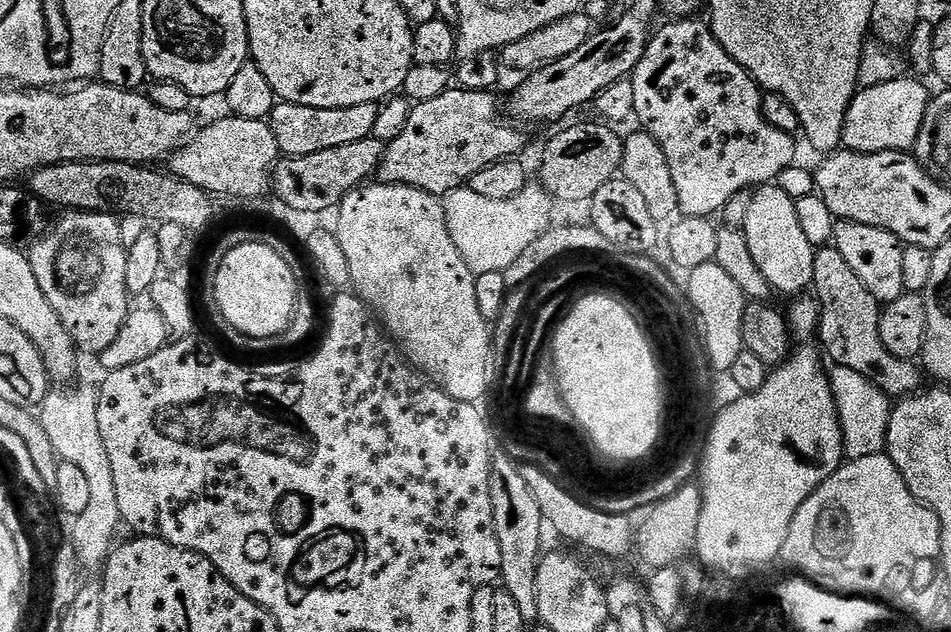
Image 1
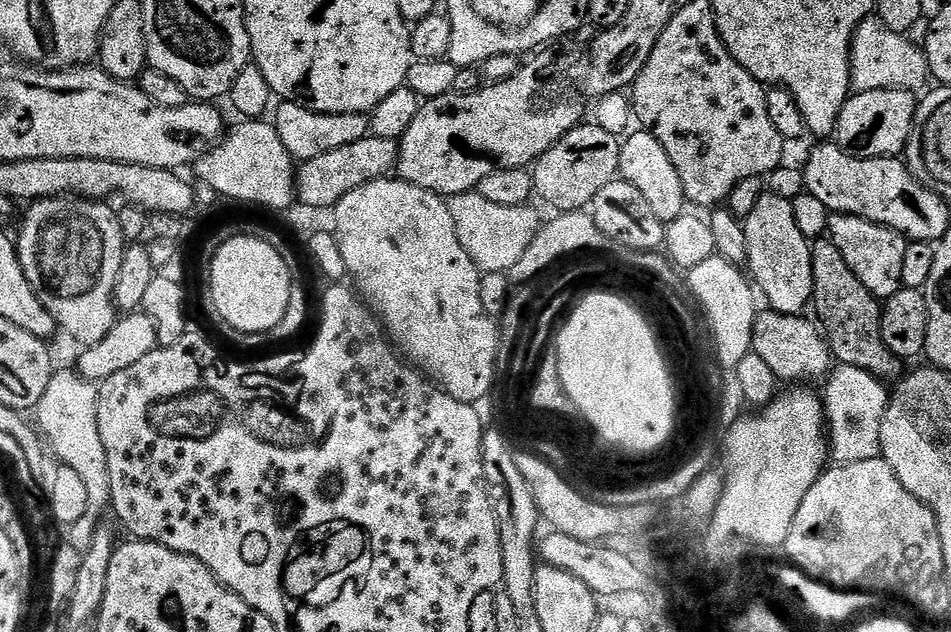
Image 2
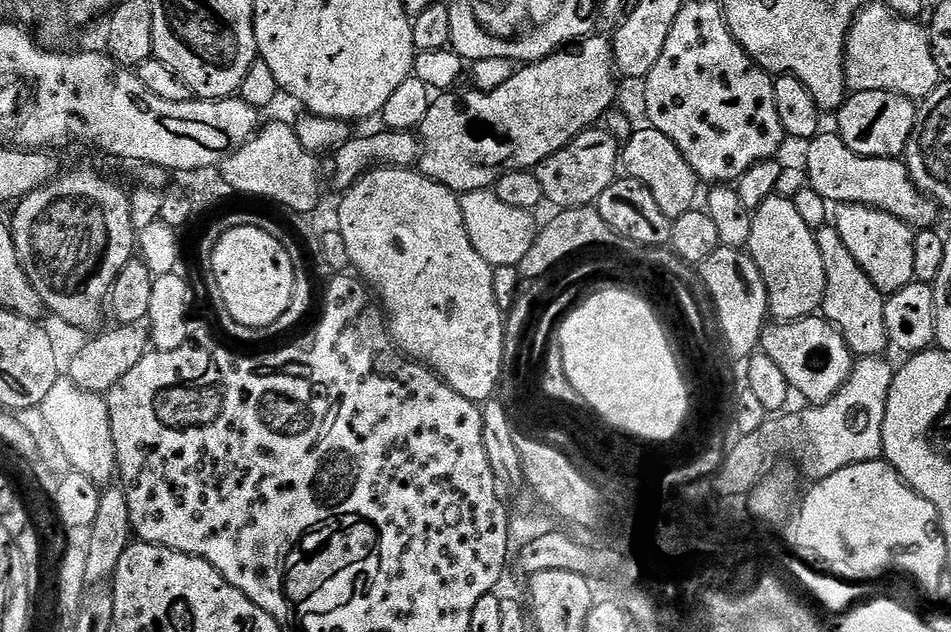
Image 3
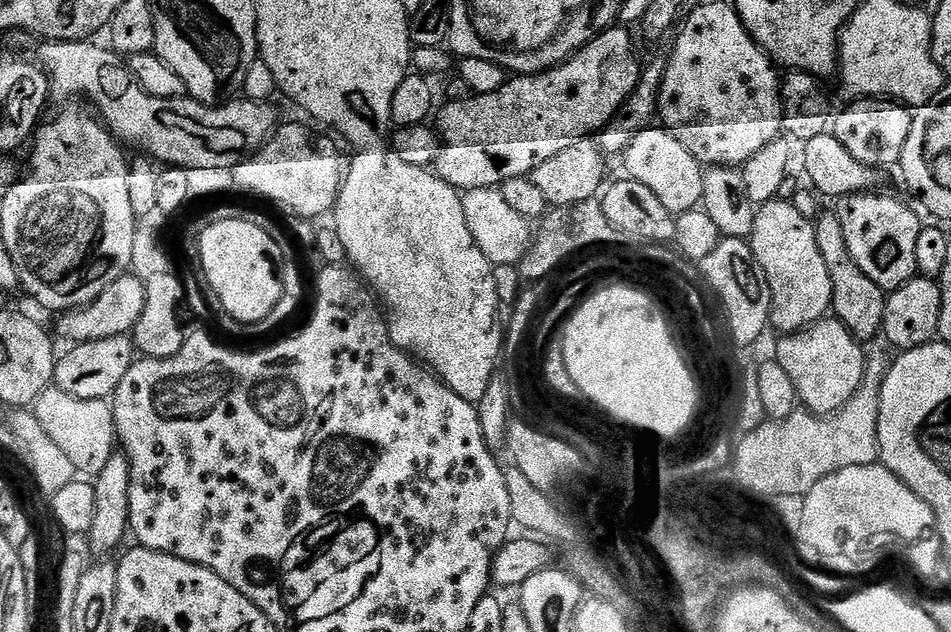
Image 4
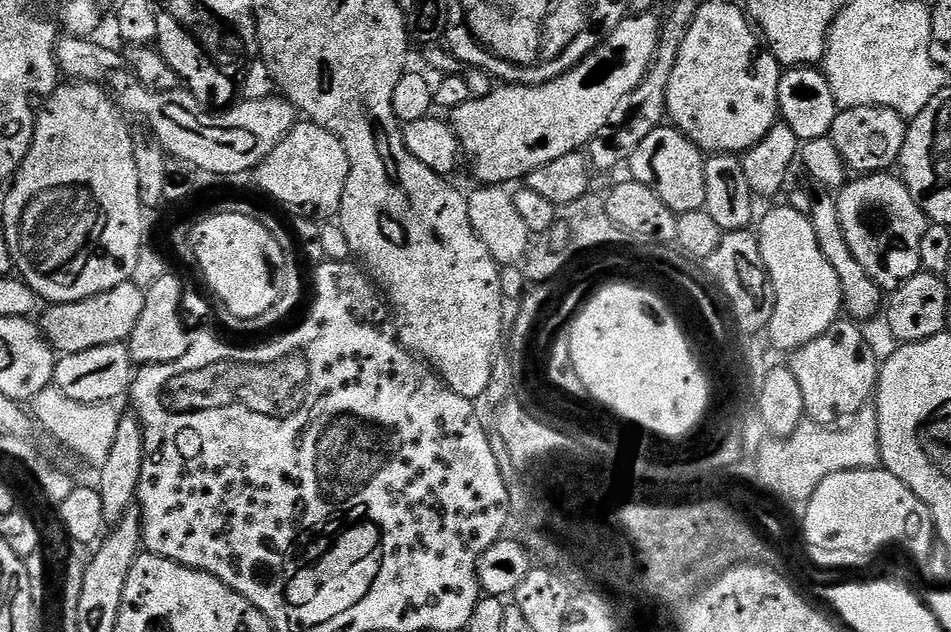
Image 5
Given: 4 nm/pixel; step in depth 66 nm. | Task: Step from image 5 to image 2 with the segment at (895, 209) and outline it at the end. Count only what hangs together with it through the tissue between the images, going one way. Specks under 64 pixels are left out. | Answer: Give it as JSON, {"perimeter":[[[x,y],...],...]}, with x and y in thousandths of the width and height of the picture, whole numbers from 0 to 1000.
{"perimeter":[[[875,339],[871,343],[871,366],[877,389],[887,408],[894,427],[915,459],[915,465],[928,478],[944,465],[948,454],[948,418],[953,410],[953,389],[956,381],[938,361],[915,351],[905,342]]]}

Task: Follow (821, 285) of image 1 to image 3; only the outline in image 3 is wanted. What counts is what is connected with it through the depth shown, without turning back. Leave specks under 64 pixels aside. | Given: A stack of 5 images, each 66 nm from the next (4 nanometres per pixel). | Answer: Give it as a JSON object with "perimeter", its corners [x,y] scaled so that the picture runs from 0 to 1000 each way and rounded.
{"perimeter":[[[868,358],[858,367],[860,396],[864,402],[864,421],[869,427],[869,459],[864,464],[864,498],[890,535],[890,547],[897,565],[931,562],[935,555],[930,495],[931,464],[915,446],[913,435],[902,421],[898,402],[890,396],[890,383],[880,370],[878,359]]]}

